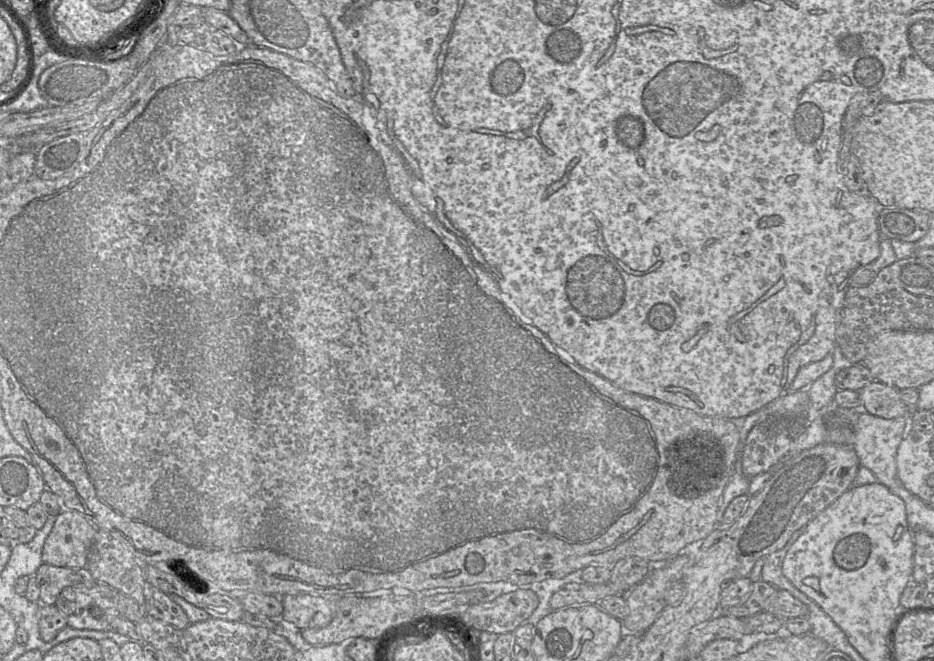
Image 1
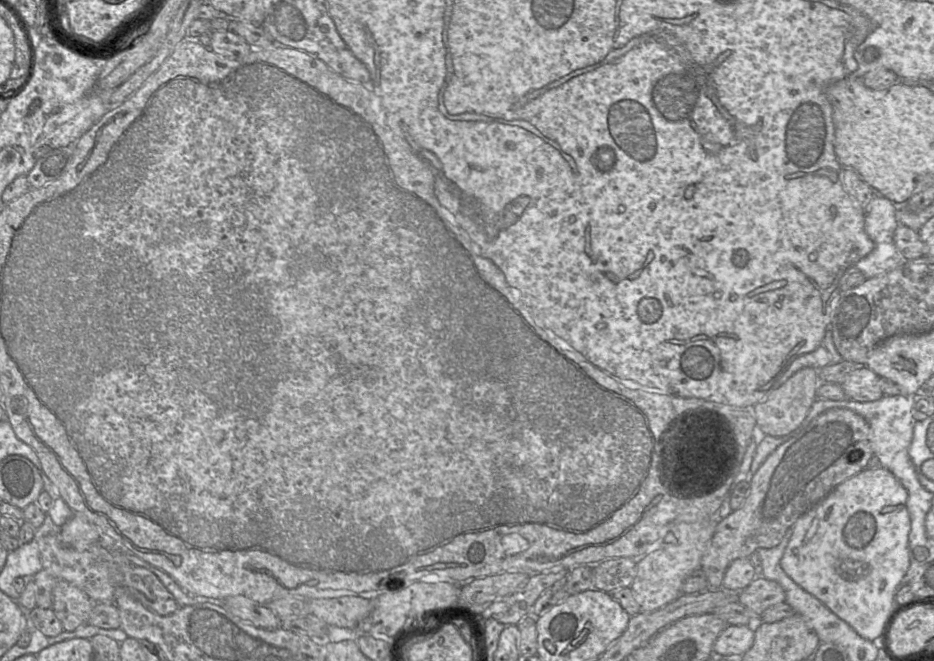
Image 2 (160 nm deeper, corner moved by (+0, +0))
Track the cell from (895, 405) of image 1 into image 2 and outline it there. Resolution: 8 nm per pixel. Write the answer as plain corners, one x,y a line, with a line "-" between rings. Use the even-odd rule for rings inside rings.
866,365
851,372
841,387
847,395
847,399
858,402
876,401
884,396
880,376

